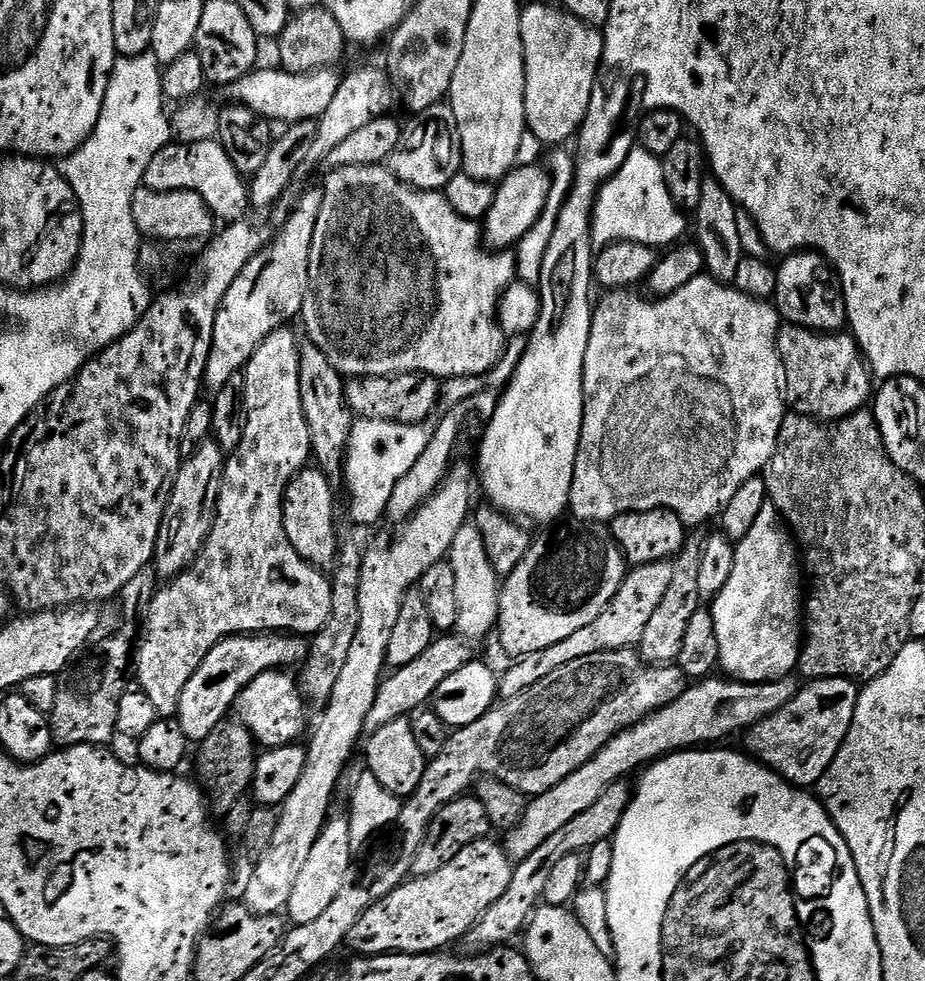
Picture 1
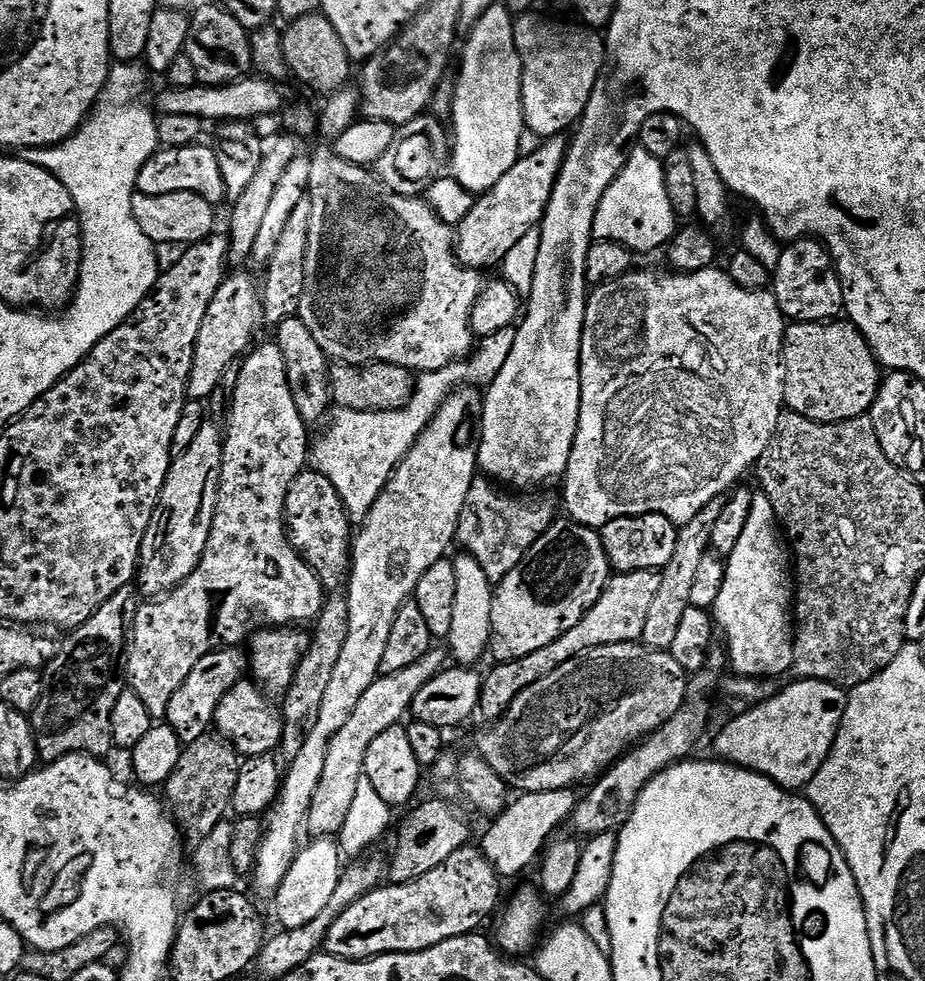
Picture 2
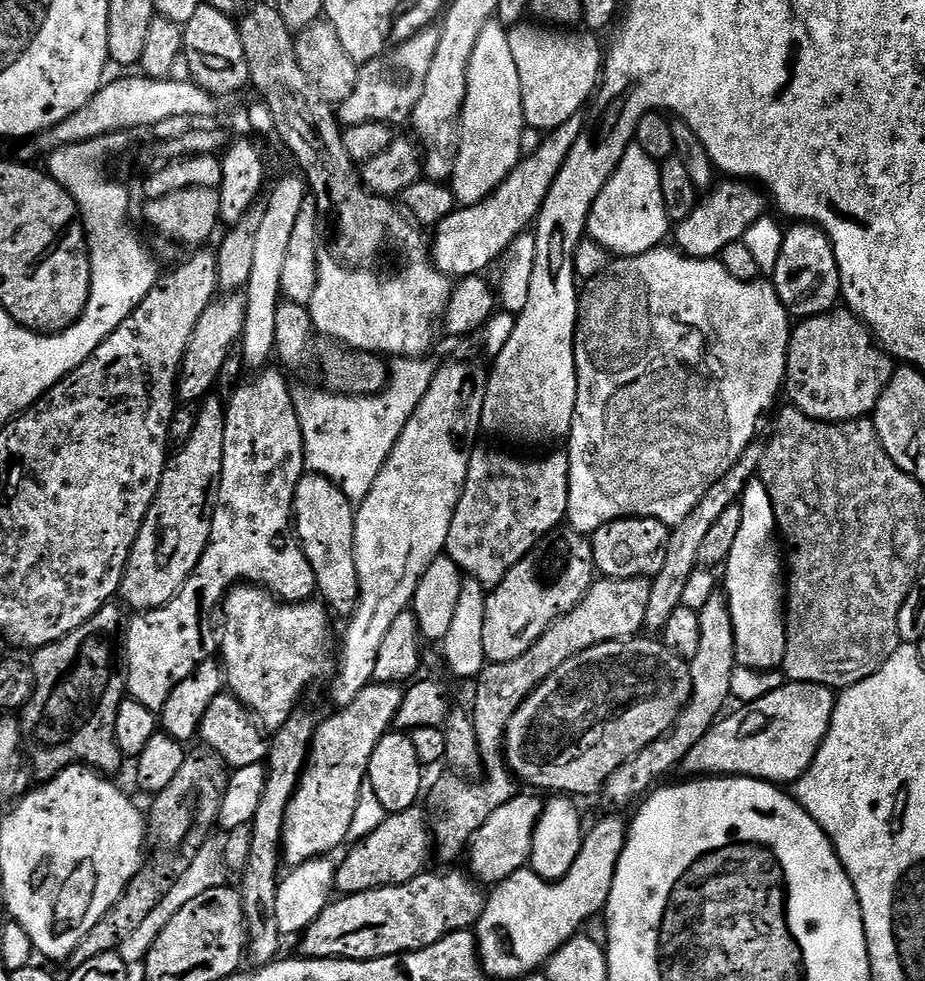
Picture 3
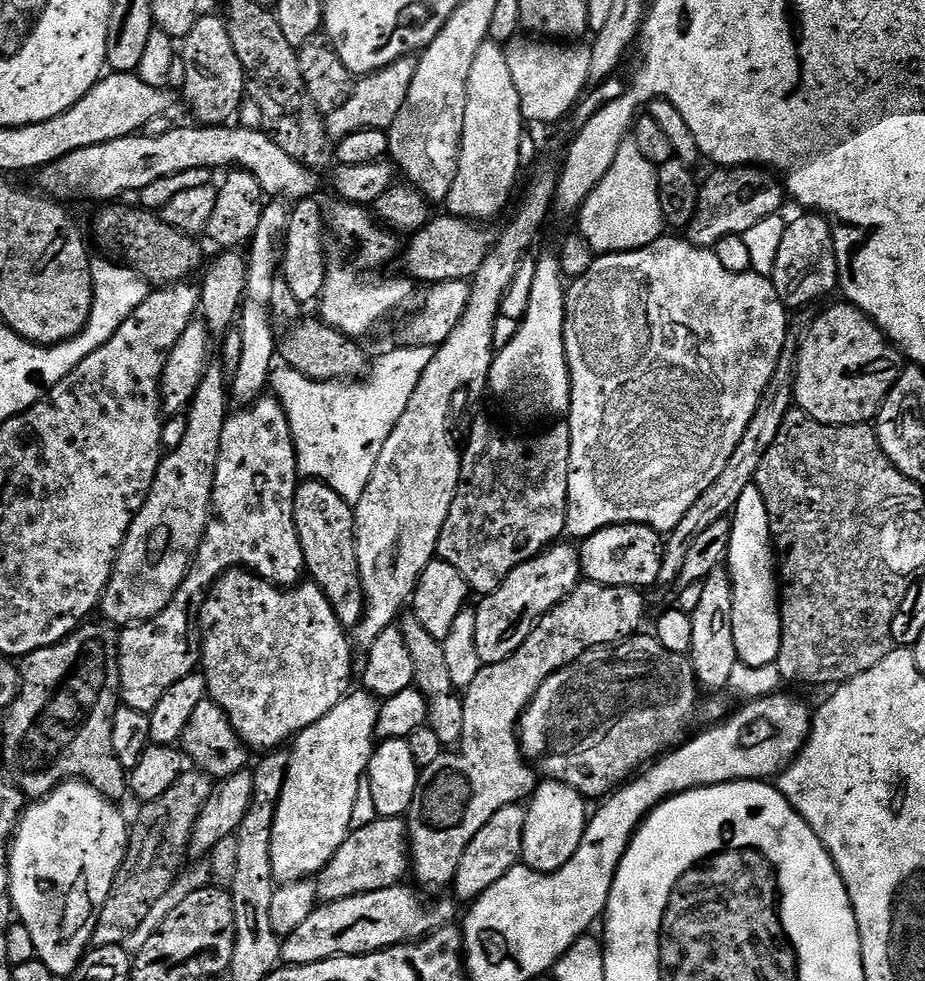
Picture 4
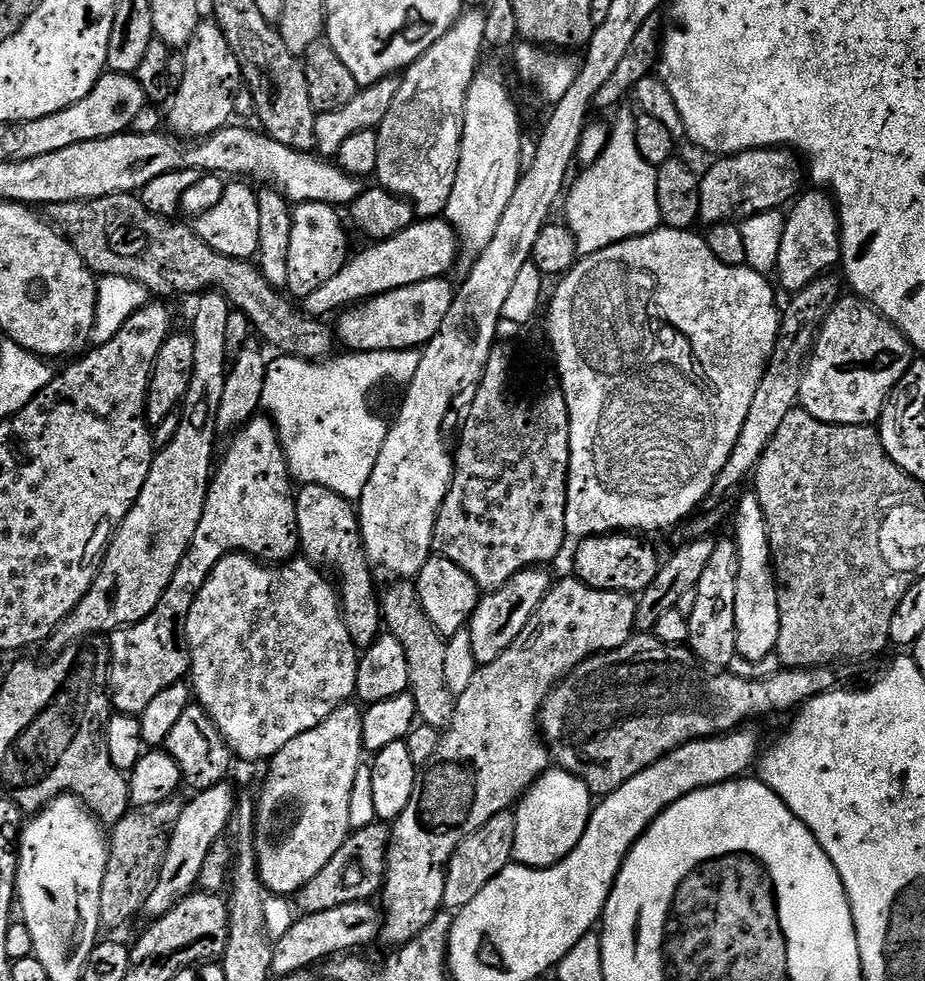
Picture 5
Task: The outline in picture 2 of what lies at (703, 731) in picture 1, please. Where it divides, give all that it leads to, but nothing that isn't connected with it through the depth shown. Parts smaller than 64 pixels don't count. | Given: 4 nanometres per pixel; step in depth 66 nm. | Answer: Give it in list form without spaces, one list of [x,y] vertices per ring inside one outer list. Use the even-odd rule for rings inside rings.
[[[572,788],[546,790],[545,792],[526,792],[517,795],[505,808],[504,813],[495,817],[484,832],[482,851],[492,864],[497,876],[507,878],[524,872],[544,852],[553,839],[556,826],[567,821],[576,808],[577,793]]]

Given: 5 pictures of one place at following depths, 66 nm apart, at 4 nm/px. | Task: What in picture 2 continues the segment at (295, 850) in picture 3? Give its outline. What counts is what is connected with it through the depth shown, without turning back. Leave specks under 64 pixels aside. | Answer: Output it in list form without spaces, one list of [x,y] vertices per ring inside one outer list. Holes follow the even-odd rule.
[[[439,650],[427,652],[414,666],[406,666],[406,670],[398,670],[398,674],[380,676],[362,694],[358,706],[354,706],[354,714],[350,714],[350,722],[334,734],[326,754],[326,766],[322,766],[322,778],[318,782],[318,790],[312,799],[306,821],[307,831],[316,838],[332,838],[337,835],[346,822],[346,816],[354,800],[355,790],[358,787],[359,776],[364,774],[364,759],[366,750],[370,750],[370,742],[382,734],[382,730],[390,730],[401,723],[403,716],[409,715],[412,699],[430,678],[434,678],[446,667],[445,653]]]

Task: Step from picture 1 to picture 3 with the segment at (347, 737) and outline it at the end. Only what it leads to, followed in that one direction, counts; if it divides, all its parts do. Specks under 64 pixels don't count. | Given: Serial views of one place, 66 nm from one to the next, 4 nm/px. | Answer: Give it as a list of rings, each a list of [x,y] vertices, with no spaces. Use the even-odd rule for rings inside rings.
[[[448,364],[441,372],[439,369],[433,375],[430,386],[422,398],[422,402],[418,402],[418,406],[414,410],[410,422],[406,422],[406,426],[402,430],[402,434],[398,438],[394,450],[390,450],[390,454],[386,458],[386,462],[382,466],[378,478],[374,478],[374,482],[370,486],[370,494],[366,494],[366,498],[359,501],[356,508],[356,529],[354,530],[354,558],[358,566],[360,597],[358,598],[358,606],[354,610],[354,614],[347,621],[348,629],[344,632],[344,649],[340,652],[340,660],[338,656],[338,663],[335,665],[334,675],[331,677],[331,680],[333,679],[332,700],[336,703],[335,707],[337,709],[348,708],[350,702],[354,702],[354,698],[358,698],[358,694],[362,694],[362,690],[366,690],[366,686],[373,683],[374,662],[378,662],[378,650],[382,647],[382,638],[386,638],[386,633],[390,631],[390,626],[394,623],[394,618],[398,618],[398,614],[409,611],[412,599],[414,598],[414,590],[418,586],[418,582],[422,578],[426,566],[430,566],[430,562],[434,562],[437,556],[444,552],[446,534],[450,532],[450,522],[454,518],[456,503],[462,494],[464,483],[466,482],[468,458],[472,454],[472,449],[477,447],[478,440],[476,440],[476,435],[481,435],[482,432],[480,419],[482,418],[482,406],[486,402],[488,378],[489,373],[485,369],[483,372],[482,369],[475,368],[472,364]]]

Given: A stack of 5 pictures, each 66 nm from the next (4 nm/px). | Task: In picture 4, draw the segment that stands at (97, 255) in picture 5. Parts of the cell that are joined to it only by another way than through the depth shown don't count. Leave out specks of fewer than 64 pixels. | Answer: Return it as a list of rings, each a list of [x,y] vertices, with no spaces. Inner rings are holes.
[[[124,202],[101,207],[104,209],[96,216],[97,242],[112,252],[121,252],[123,259],[156,288],[185,283],[196,271],[199,273],[205,260],[203,250],[196,245],[197,237],[170,226],[155,211],[135,207],[127,208]],[[319,318],[301,319],[291,332],[292,336],[279,341],[278,356],[287,367],[298,370],[306,378],[347,381],[349,378],[363,377],[370,367],[370,356],[356,345],[359,343],[353,337],[345,336]]]

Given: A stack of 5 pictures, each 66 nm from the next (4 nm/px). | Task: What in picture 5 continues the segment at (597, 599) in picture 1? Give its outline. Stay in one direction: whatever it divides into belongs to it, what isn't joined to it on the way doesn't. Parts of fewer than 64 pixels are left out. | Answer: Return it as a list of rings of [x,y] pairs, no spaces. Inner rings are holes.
[[[539,567],[528,568],[524,572],[514,574],[510,582],[506,582],[495,592],[481,595],[466,629],[470,634],[470,646],[474,646],[477,665],[494,662],[494,658],[498,658],[498,654],[502,654],[502,650],[506,650],[506,646],[510,646],[510,642],[514,642],[514,638],[518,638],[518,634],[526,630],[526,622],[530,622],[534,610],[538,610],[542,598],[546,598],[554,583],[553,577],[548,577],[544,572],[547,571]]]

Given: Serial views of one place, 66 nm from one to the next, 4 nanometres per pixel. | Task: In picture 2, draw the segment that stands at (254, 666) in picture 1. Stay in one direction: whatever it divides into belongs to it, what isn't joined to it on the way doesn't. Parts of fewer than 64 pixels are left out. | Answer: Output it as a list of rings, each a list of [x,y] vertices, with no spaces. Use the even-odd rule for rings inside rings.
[[[220,646],[206,654],[206,658],[202,658],[202,662],[190,670],[186,682],[178,686],[174,698],[170,698],[166,723],[174,730],[174,734],[178,734],[181,745],[198,742],[198,738],[209,735],[216,718],[218,702],[222,702],[223,696],[242,679],[246,670],[246,656],[241,649],[240,653],[232,647]]]

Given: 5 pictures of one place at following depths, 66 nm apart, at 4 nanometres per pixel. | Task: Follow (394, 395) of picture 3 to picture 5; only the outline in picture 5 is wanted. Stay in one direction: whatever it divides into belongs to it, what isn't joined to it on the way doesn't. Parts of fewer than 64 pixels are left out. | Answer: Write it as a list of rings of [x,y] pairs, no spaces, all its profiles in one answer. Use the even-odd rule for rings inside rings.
[[[407,348],[401,352],[352,352],[344,354],[338,360],[337,358],[329,358],[323,362],[313,362],[311,360],[300,360],[297,356],[277,355],[276,361],[268,364],[268,373],[266,374],[266,386],[262,386],[262,408],[270,417],[273,424],[276,425],[276,432],[280,435],[280,445],[284,448],[284,457],[288,463],[288,470],[292,474],[293,481],[299,482],[301,485],[317,484],[318,486],[326,486],[330,490],[334,490],[339,496],[345,496],[350,501],[359,501],[362,490],[366,490],[366,482],[370,482],[370,474],[374,470],[374,462],[378,462],[378,454],[382,454],[382,442],[386,442],[386,434],[388,433],[390,424],[386,419],[375,416],[372,413],[372,404],[368,399],[372,396],[372,391],[379,384],[384,384],[389,380],[392,384],[400,384],[407,386],[414,378],[414,374],[418,370],[418,362],[420,361],[420,352],[415,348]]]

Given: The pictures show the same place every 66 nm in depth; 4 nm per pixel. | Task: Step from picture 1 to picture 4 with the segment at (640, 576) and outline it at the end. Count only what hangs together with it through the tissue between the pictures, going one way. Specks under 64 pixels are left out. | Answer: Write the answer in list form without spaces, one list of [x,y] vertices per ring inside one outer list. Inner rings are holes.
[[[581,582],[576,585],[574,591],[568,595],[561,604],[551,608],[549,612],[542,617],[534,626],[534,630],[526,638],[526,642],[522,642],[522,646],[518,646],[518,650],[514,650],[514,654],[510,654],[510,658],[506,658],[497,664],[486,664],[478,670],[478,678],[474,678],[474,682],[470,682],[470,686],[463,693],[464,713],[462,714],[462,738],[460,743],[455,745],[454,750],[445,751],[443,756],[436,759],[431,766],[420,769],[420,777],[418,778],[418,786],[414,790],[414,802],[410,802],[406,813],[406,823],[408,826],[408,843],[410,845],[410,872],[416,880],[424,888],[444,888],[449,887],[453,880],[448,876],[448,868],[458,868],[458,862],[462,862],[462,854],[466,850],[466,846],[470,846],[470,842],[474,838],[474,834],[478,834],[478,830],[482,830],[482,826],[486,826],[486,822],[490,822],[490,818],[494,818],[494,814],[498,814],[498,810],[502,810],[511,804],[520,804],[527,801],[533,795],[538,787],[538,773],[524,758],[523,752],[520,751],[520,737],[518,735],[518,725],[520,715],[523,714],[530,706],[530,702],[534,698],[534,694],[538,694],[538,690],[542,686],[542,682],[546,682],[546,678],[550,678],[558,670],[562,670],[567,664],[573,664],[578,658],[582,658],[582,654],[586,654],[592,648],[607,648],[621,644],[623,640],[630,640],[633,636],[641,631],[640,623],[644,620],[644,596],[645,593],[638,588],[615,588],[614,586],[606,586],[605,584],[593,584],[591,582]]]

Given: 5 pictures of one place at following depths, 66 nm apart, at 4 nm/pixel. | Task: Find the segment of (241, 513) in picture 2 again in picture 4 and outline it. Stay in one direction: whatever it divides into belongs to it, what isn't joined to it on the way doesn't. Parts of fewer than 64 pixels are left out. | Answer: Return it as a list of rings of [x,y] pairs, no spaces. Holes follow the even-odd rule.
[[[265,394],[260,397],[260,399],[254,401],[252,404],[241,407],[239,410],[233,411],[231,415],[228,417],[228,421],[224,423],[224,429],[222,430],[222,446],[220,447],[220,453],[218,454],[218,466],[216,467],[216,477],[214,478],[214,490],[212,491],[212,506],[210,509],[210,516],[208,526],[204,530],[204,536],[200,539],[200,545],[196,548],[196,555],[194,557],[194,563],[189,567],[187,574],[184,575],[184,580],[178,586],[178,590],[174,594],[174,598],[171,602],[166,606],[166,610],[162,610],[162,614],[158,614],[154,618],[150,618],[149,620],[144,621],[142,624],[133,624],[131,626],[125,627],[123,631],[119,633],[118,639],[120,641],[120,695],[122,697],[123,703],[127,705],[127,707],[133,708],[134,710],[138,710],[139,712],[147,712],[150,713],[154,710],[154,706],[158,706],[158,698],[162,698],[162,694],[166,694],[166,690],[170,690],[170,686],[174,686],[174,682],[182,682],[182,678],[186,678],[187,676],[193,675],[197,671],[198,668],[198,648],[192,645],[192,624],[194,628],[194,621],[197,619],[198,613],[200,611],[200,607],[204,605],[205,598],[208,597],[208,591],[212,589],[212,585],[216,583],[217,580],[220,579],[221,576],[224,575],[225,572],[230,572],[234,568],[243,568],[250,572],[255,572],[257,576],[261,576],[262,579],[268,580],[271,584],[277,586],[295,586],[301,583],[302,577],[305,575],[306,569],[304,566],[304,555],[302,554],[302,542],[298,538],[298,530],[296,529],[296,523],[294,522],[294,498],[296,497],[296,490],[298,487],[298,469],[296,467],[296,447],[292,442],[292,431],[290,430],[290,424],[288,419],[286,418],[286,414],[284,413],[283,406],[280,405],[279,400],[276,399],[275,396],[271,394]]]

